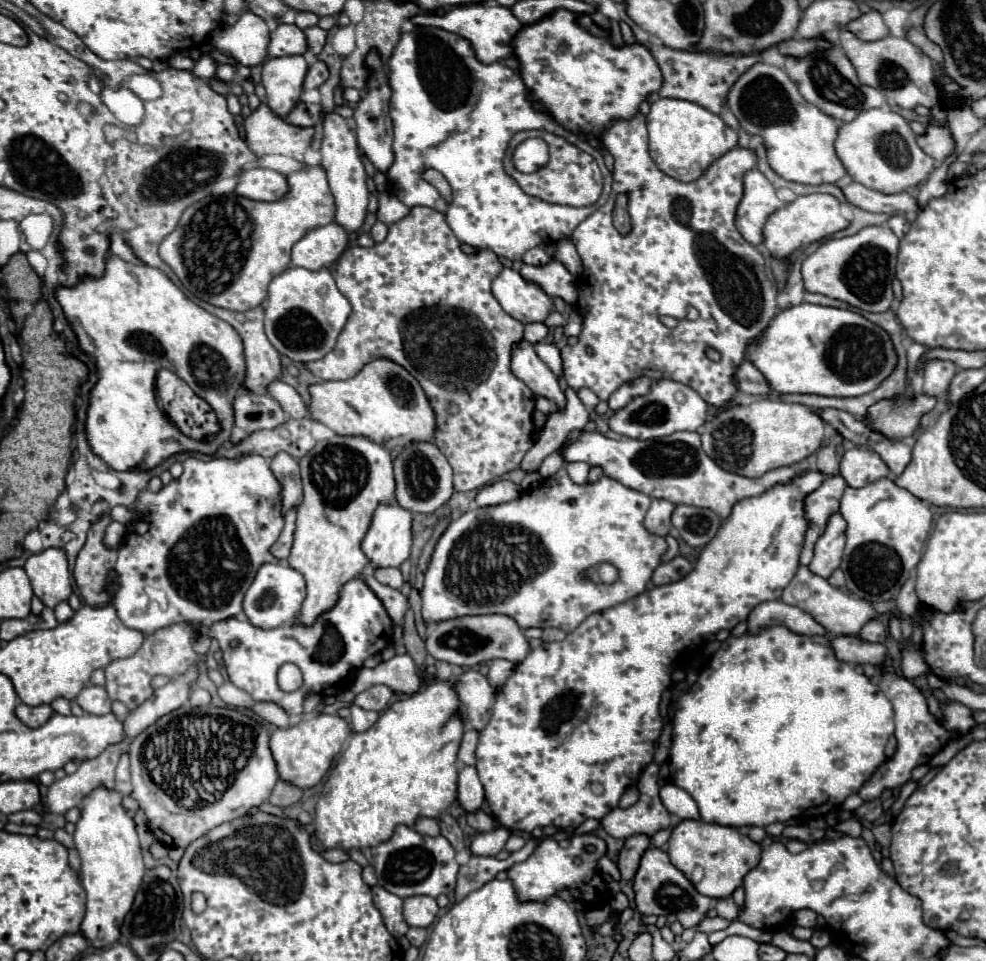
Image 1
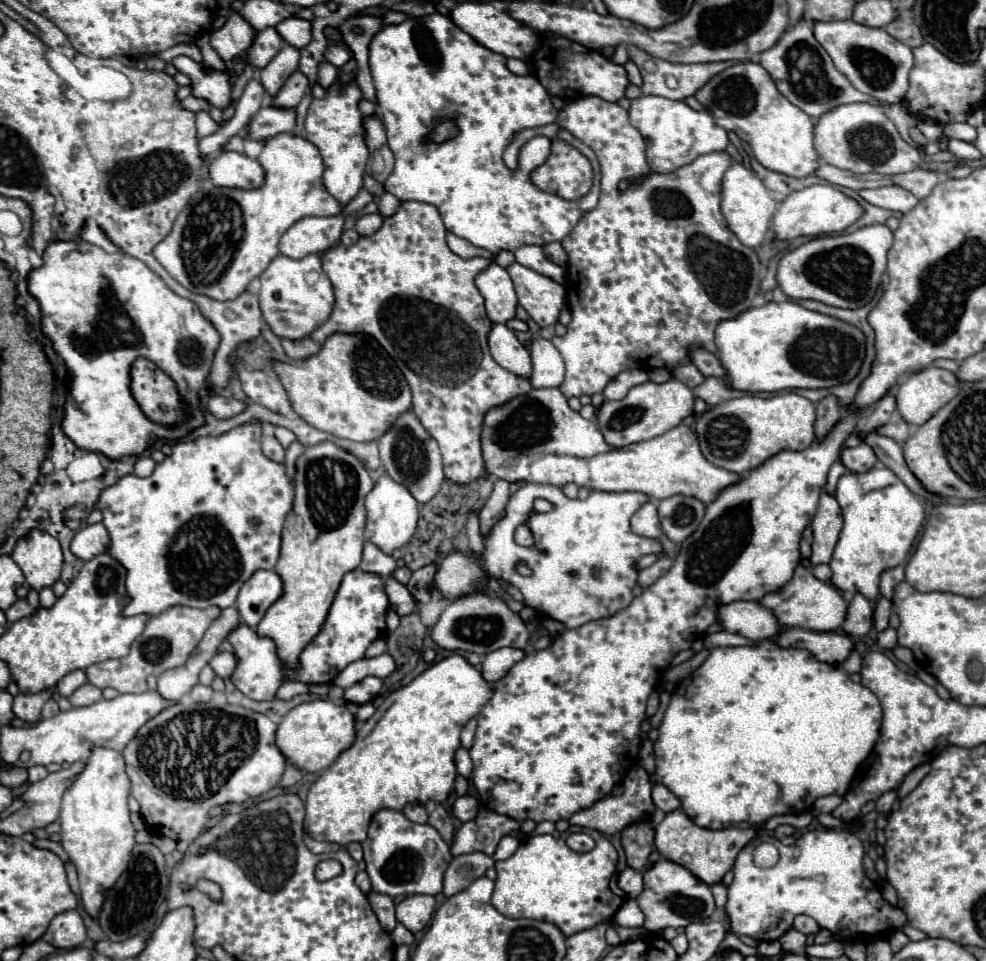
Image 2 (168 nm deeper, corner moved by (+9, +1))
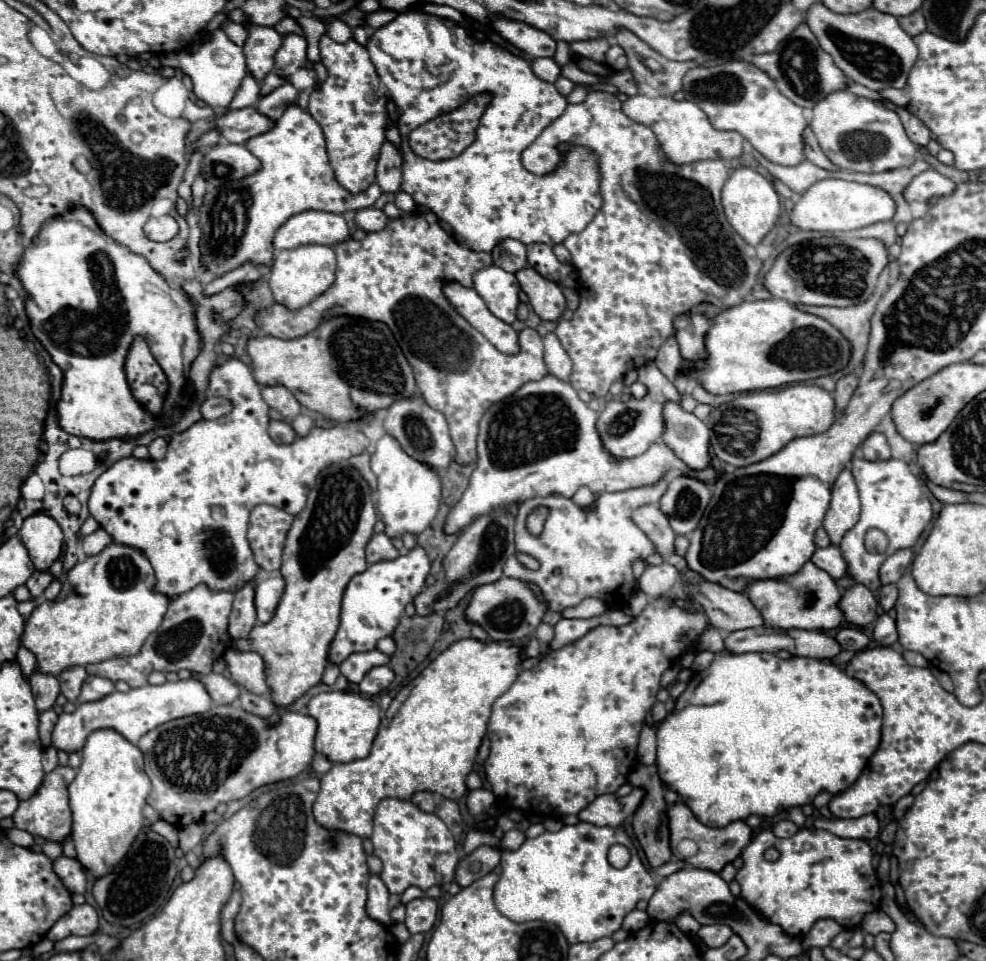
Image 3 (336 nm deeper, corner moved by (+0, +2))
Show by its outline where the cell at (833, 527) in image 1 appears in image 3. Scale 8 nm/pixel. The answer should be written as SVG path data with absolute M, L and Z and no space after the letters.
M845 468L833 484L831 504L823 522L831 544L839 546L843 534L857 524L859 518L859 492L849 468Z

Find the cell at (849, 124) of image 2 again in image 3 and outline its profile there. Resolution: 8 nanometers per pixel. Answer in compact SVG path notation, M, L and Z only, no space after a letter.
M837 90L821 98L813 106L813 118L809 126L823 154L843 170L885 172L911 166L915 162L917 146L907 138L897 112L847 90Z

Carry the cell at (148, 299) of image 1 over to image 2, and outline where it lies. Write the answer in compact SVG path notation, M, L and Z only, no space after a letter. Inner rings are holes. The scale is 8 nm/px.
M68 241L68 243L50 243L48 251L44 251L44 265L32 269L28 275L28 291L40 301L42 309L42 331L54 341L56 353L64 359L72 383L70 383L70 399L66 403L66 415L62 421L62 431L84 451L102 453L112 461L130 455L142 455L148 447L154 445L156 439L178 441L184 439L194 429L206 423L204 411L200 409L198 389L206 385L212 369L212 361L216 349L220 345L220 333L214 325L198 311L198 307L178 297L168 289L168 285L150 271L142 261L128 257L122 251L106 253L96 245L84 241ZM144 357L164 369L170 375L184 401L190 407L190 419L178 423L176 427L162 427L150 421L136 403L132 403L130 391L130 367L132 363Z

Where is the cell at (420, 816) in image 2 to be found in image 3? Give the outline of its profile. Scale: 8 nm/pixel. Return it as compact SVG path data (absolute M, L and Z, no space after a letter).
M429 790L415 792L413 798L411 798L411 802L413 802L415 806L419 806L421 810L425 810L425 812L433 812L433 810L435 810L435 800L433 800L433 794L431 794Z

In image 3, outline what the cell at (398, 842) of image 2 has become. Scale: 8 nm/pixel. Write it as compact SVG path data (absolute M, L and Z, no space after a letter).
M383 798L379 802L371 842L375 846L373 854L383 862L381 880L391 894L401 894L409 886L417 886L425 892L435 884L449 884L455 876L457 852L449 828L437 814L423 812L409 800Z

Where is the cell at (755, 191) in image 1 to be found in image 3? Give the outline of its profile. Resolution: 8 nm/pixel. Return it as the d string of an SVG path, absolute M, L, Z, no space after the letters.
M745 166L731 172L729 180L723 186L721 202L725 208L725 216L729 218L729 224L751 246L757 246L771 232L771 228L775 226L775 222L779 218L779 210L781 210L779 196L775 192L775 188L771 186L771 182L765 176L761 176L759 172L745 168Z

